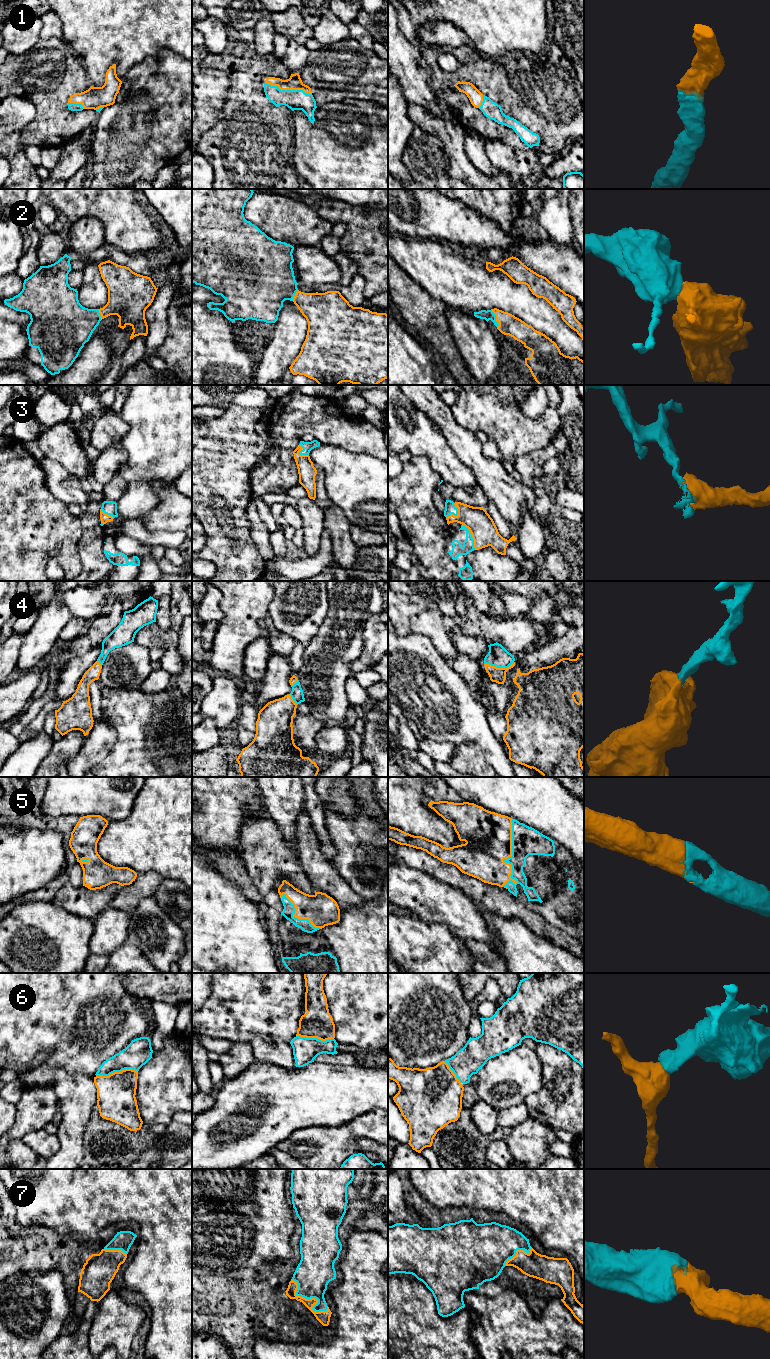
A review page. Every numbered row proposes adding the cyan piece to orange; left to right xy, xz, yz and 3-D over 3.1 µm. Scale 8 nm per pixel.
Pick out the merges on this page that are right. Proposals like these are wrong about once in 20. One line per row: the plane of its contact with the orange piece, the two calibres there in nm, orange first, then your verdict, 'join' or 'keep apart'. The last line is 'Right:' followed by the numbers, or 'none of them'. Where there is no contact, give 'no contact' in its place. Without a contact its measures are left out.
1: xz | 110/160 nm | join
2: yz | 160/80 nm | join
3: yz | 220/100 nm | join
4: yz | 120/170 nm | join
5: yz | 380/220 nm | join
6: xy | 300/200 nm | join
7: xz | 100/280 nm | join
Right: 1, 2, 3, 4, 5, 6, 7

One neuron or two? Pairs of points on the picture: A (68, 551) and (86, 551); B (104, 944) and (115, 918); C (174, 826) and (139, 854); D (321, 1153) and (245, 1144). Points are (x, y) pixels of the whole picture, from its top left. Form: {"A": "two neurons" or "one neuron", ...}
{"A": "two neurons", "B": "one neuron", "C": "one neuron", "D": "two neurons"}

